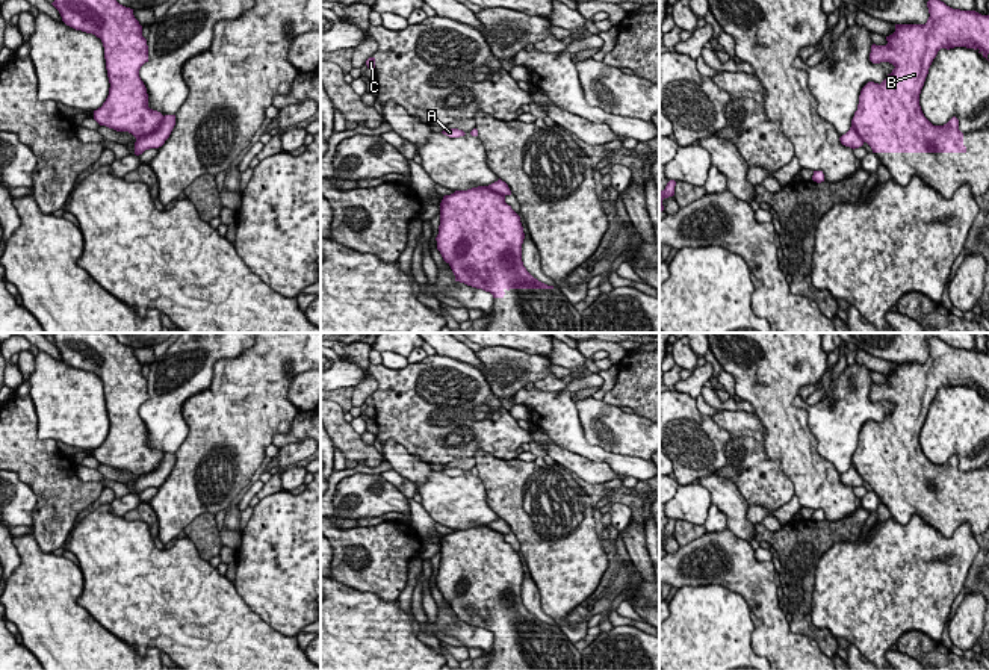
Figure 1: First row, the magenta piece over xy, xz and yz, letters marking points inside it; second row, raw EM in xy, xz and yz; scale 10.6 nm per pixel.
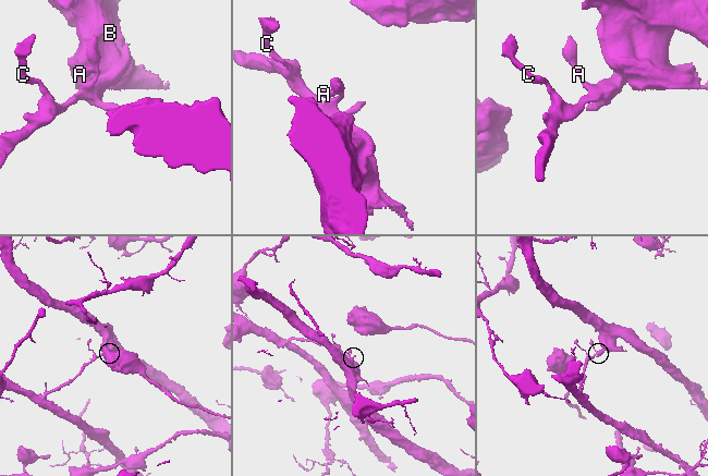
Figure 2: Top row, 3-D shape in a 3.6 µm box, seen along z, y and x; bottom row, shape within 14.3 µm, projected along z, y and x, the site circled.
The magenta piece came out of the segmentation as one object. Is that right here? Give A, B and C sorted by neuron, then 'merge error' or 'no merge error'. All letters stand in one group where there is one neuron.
A C / B | merge error

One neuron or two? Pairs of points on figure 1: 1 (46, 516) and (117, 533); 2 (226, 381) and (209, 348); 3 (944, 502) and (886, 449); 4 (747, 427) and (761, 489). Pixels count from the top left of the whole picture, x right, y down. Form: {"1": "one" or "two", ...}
{"1": "two", "2": "two", "3": "one", "4": "one"}

